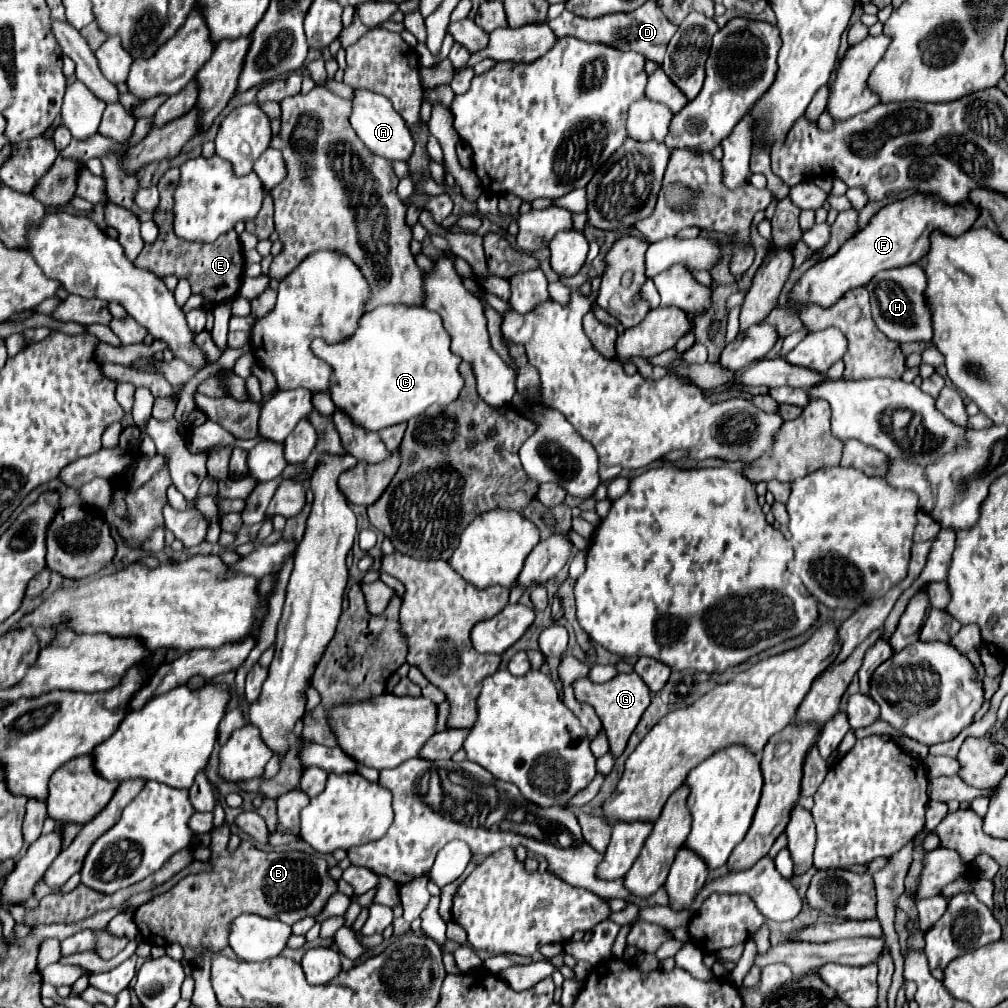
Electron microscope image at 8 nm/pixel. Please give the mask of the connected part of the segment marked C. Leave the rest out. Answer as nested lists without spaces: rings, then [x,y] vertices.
[[[376,307],[360,317],[360,327],[348,341],[328,345],[322,339],[314,339],[312,351],[332,367],[328,393],[334,407],[368,431],[410,421],[434,403],[448,405],[456,401],[464,387],[458,371],[462,359],[450,351],[450,335],[440,315],[426,307]]]

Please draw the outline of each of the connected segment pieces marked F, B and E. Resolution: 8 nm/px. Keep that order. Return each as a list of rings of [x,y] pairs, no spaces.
[[[914,193],[902,201],[894,201],[882,207],[860,233],[856,233],[850,241],[846,241],[840,247],[840,253],[810,267],[804,273],[804,277],[796,283],[796,287],[790,293],[792,309],[800,311],[800,305],[804,301],[830,307],[846,291],[866,285],[878,271],[920,263],[924,253],[928,253],[932,231],[940,231],[944,235],[956,237],[966,233],[978,217],[980,217],[980,207],[968,201],[958,205],[948,205],[940,201],[936,195],[924,195],[924,193]]]
[[[242,841],[236,851],[228,851],[226,847],[222,853],[212,853],[210,865],[210,871],[184,877],[166,895],[154,897],[134,913],[134,921],[144,941],[162,947],[178,941],[184,949],[186,963],[206,949],[220,953],[228,945],[230,921],[242,913],[254,913],[294,925],[304,917],[316,917],[332,893],[336,893],[336,881],[328,875],[326,861],[302,851],[266,853],[248,841]]]
[[[154,213],[154,221],[160,233],[154,243],[144,245],[142,253],[138,255],[138,261],[134,261],[136,267],[148,269],[158,277],[174,275],[178,279],[188,279],[192,285],[192,293],[204,297],[206,311],[212,311],[216,305],[230,301],[234,295],[238,295],[238,289],[242,285],[240,277],[244,273],[244,257],[242,257],[240,239],[234,231],[232,231],[232,243],[230,237],[224,235],[212,245],[202,245],[202,243],[186,243],[174,235],[172,213]]]

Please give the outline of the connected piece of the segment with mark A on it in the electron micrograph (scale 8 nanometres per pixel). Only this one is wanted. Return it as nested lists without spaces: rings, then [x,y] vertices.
[[[356,89],[356,95],[352,99],[350,123],[360,141],[370,149],[370,153],[376,153],[378,157],[384,157],[388,161],[408,161],[408,157],[412,157],[412,131],[408,129],[408,125],[404,125],[404,119],[392,109],[392,103],[386,97],[366,89]]]

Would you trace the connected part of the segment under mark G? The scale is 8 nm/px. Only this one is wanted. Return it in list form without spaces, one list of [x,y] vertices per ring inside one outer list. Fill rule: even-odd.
[[[620,673],[618,677],[614,677],[612,681],[606,681],[606,683],[592,683],[590,679],[576,681],[574,687],[576,687],[576,697],[594,707],[596,715],[602,721],[604,733],[608,737],[610,753],[614,759],[618,759],[624,753],[626,743],[628,743],[632,731],[636,729],[642,713],[650,705],[650,697],[652,697],[650,689],[644,685],[644,681],[636,673],[628,673],[628,675]]]

